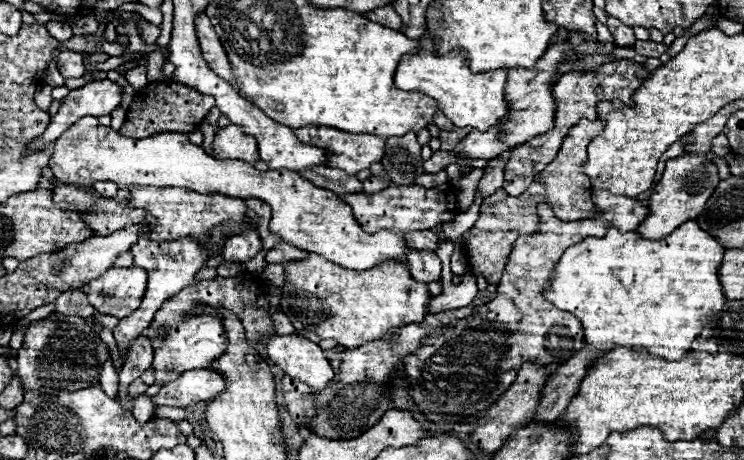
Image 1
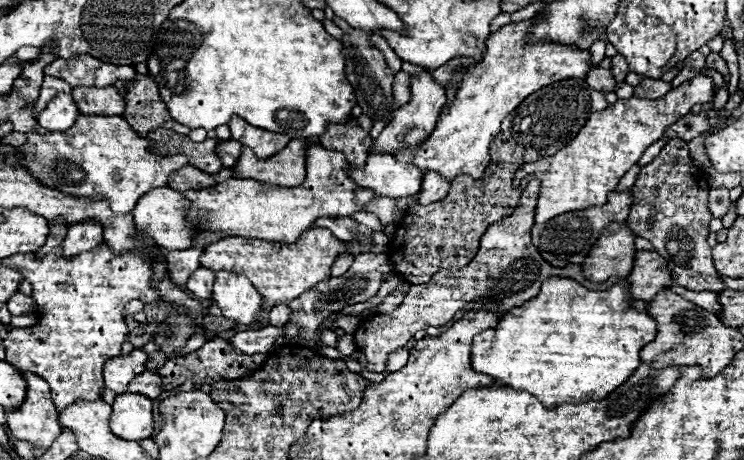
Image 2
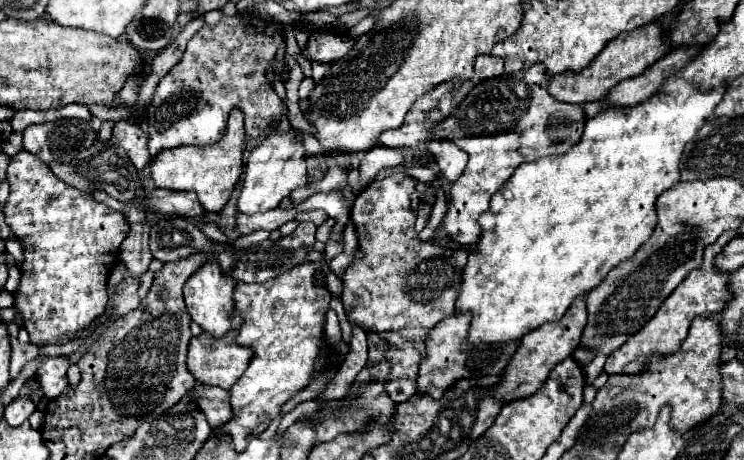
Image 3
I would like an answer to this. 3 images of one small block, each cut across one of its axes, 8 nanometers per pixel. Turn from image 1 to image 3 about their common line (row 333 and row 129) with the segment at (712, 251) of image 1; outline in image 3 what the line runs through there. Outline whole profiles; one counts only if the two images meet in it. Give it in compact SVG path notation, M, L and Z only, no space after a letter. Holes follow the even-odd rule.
M722 84L716 90L710 92L700 92L698 88L692 88L690 96L686 98L686 102L678 102L676 98L672 98L670 94L654 94L648 100L644 100L642 104L636 106L618 106L618 108L608 108L604 112L600 112L594 118L586 120L586 128L584 134L580 138L578 144L574 144L574 148L570 148L570 152L562 154L562 156L548 156L548 158L538 158L534 162L526 162L522 166L516 168L516 172L512 174L512 178L492 196L490 200L490 208L488 208L488 216L482 216L478 222L482 226L482 236L478 242L478 252L470 254L470 260L464 268L462 274L462 292L458 296L458 304L456 310L458 312L472 312L472 326L470 326L470 342L472 344L480 344L480 342L506 342L506 340L520 340L524 334L528 334L530 330L542 326L544 322L552 322L552 320L560 320L566 312L566 308L572 304L572 300L578 294L590 292L594 286L600 284L600 280L620 262L628 260L630 256L634 256L634 252L650 238L656 222L658 222L658 214L656 214L656 198L660 196L660 192L672 188L674 184L678 184L678 176L680 176L680 156L684 146L700 132L700 128L704 126L706 118L714 112L714 108L718 106L718 102L722 100L726 92L726 84Z

